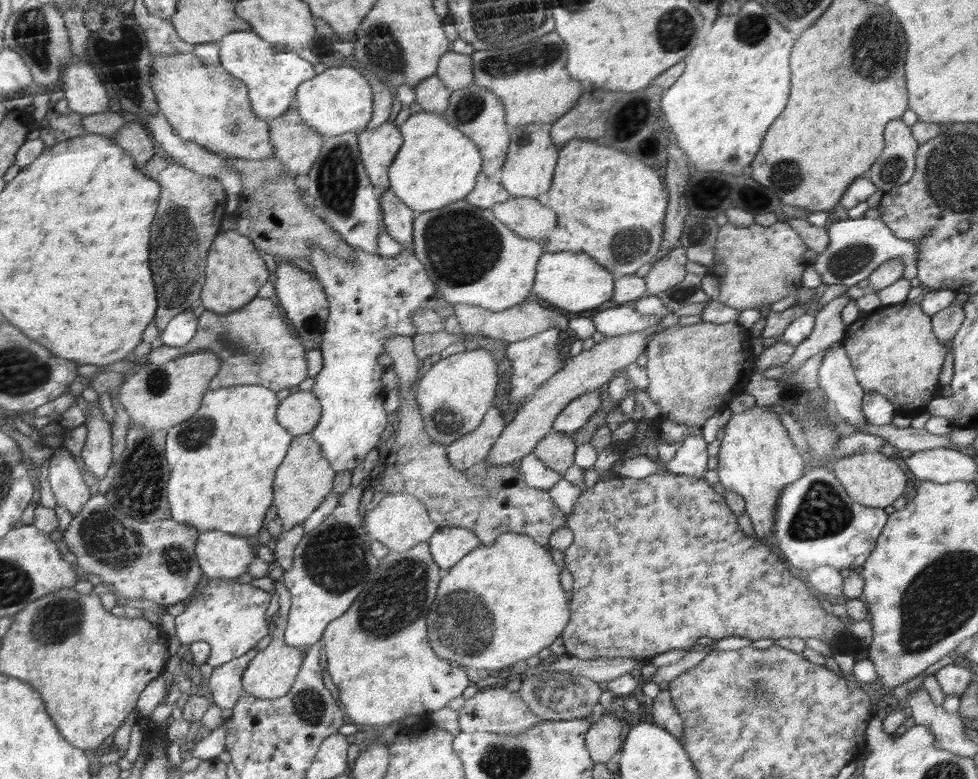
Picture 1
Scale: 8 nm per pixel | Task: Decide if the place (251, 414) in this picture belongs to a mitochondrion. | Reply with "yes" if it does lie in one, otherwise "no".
no

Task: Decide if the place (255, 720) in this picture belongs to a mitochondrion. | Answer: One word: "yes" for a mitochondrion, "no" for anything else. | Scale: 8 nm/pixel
no

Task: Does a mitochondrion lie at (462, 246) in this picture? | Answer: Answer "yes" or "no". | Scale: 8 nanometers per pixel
yes

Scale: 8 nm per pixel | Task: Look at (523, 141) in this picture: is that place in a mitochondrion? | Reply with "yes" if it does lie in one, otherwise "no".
yes

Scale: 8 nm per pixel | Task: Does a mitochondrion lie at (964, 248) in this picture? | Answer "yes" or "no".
no

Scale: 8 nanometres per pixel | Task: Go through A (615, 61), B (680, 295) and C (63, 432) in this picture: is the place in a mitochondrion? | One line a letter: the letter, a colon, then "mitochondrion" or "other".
A: other
B: mitochondrion
C: other

